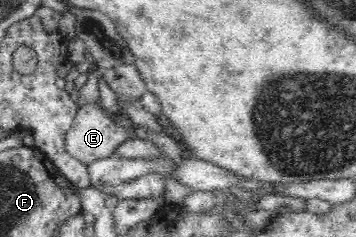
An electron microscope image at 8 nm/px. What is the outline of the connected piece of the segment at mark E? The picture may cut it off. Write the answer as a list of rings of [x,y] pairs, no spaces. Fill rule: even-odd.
[[[84,105],[66,133],[64,150],[88,166],[93,161],[116,155],[122,143],[134,137],[134,131],[122,129],[102,106]]]

